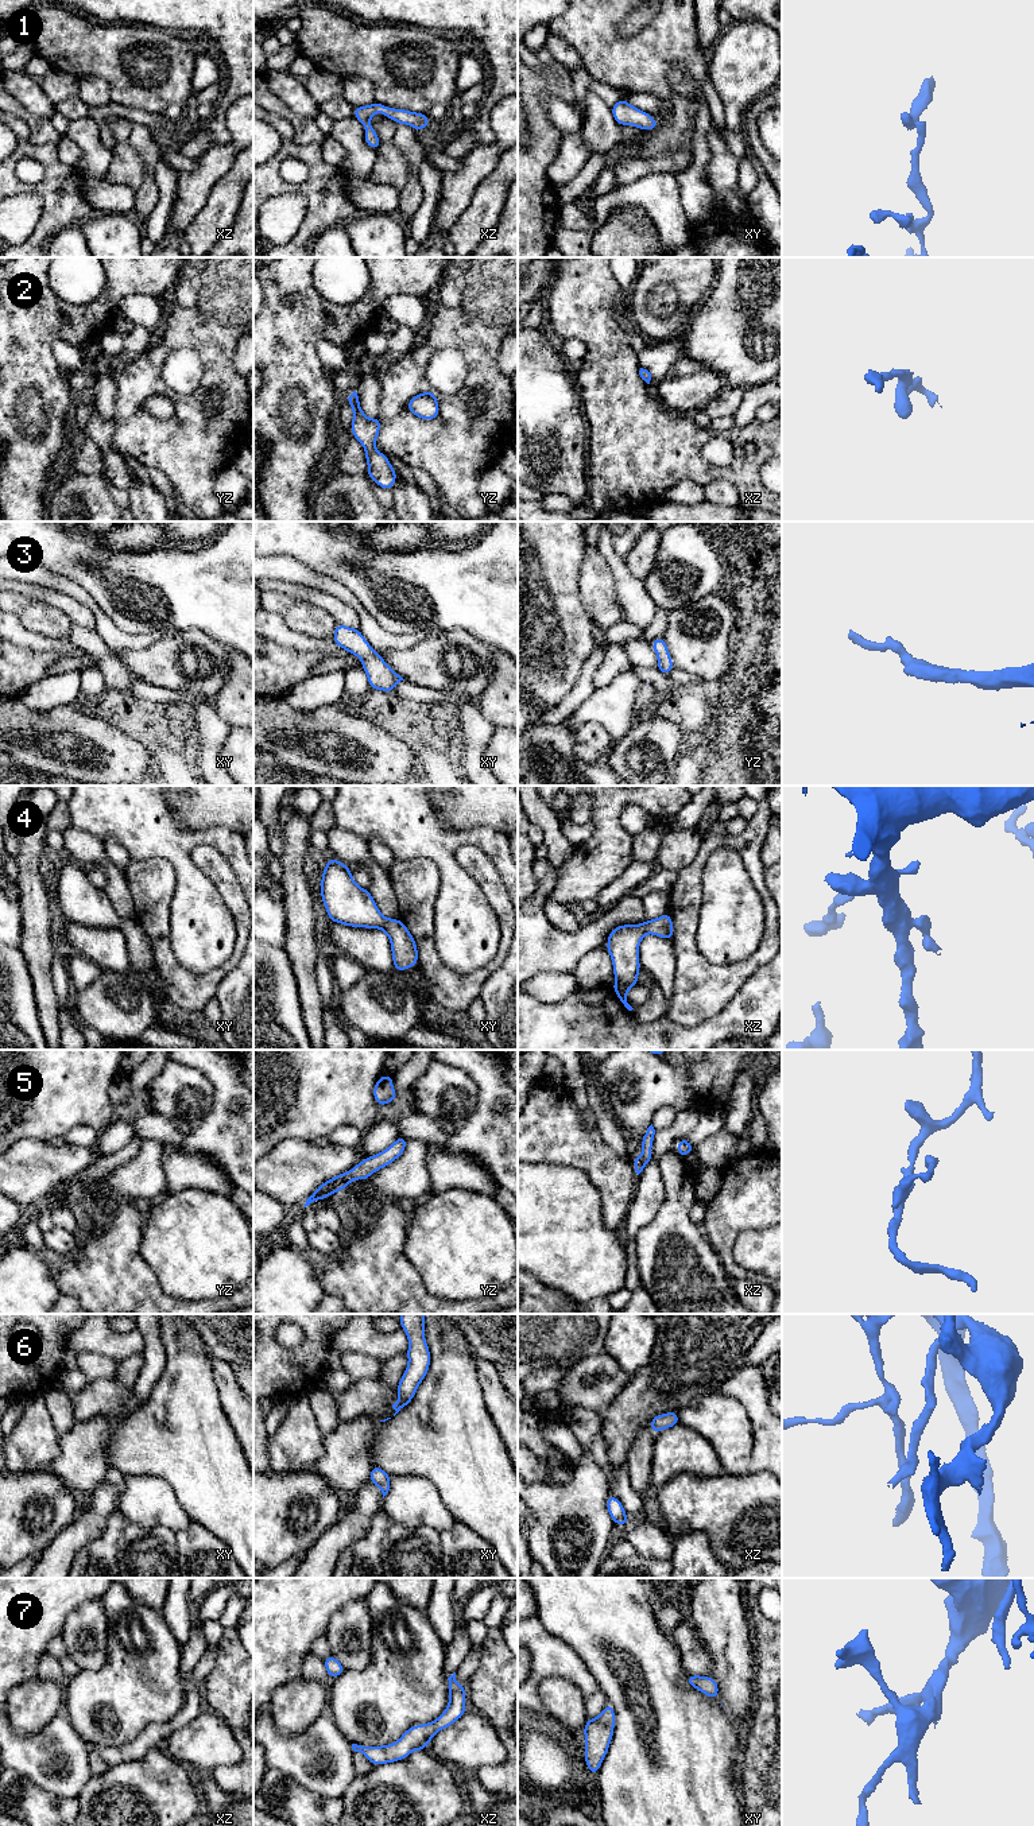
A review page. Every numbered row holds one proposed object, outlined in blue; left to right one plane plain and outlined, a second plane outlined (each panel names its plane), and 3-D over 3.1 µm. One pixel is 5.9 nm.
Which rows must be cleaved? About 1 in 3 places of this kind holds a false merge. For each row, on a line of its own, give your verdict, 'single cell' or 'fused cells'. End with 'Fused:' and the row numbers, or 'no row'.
1: single cell
2: single cell
3: single cell
4: single cell
5: single cell
6: single cell
7: single cell
Fused: no row

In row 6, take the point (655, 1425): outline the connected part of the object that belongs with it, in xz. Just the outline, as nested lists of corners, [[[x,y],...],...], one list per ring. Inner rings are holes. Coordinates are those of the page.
[[[670,1411],[666,1412],[663,1415],[657,1415],[651,1419],[648,1427],[654,1431],[654,1433],[659,1433],[665,1428],[670,1428],[673,1426],[679,1424],[679,1419],[677,1415],[677,1411]]]

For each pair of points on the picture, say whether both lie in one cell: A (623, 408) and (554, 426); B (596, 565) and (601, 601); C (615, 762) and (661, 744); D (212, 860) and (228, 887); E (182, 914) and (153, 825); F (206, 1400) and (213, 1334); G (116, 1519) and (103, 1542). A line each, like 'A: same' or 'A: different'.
A: different
B: same
C: same
D: same
E: same
F: different
G: same

